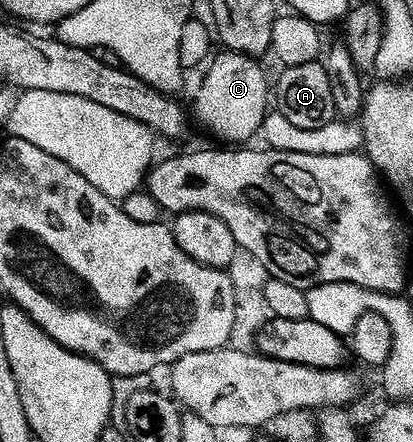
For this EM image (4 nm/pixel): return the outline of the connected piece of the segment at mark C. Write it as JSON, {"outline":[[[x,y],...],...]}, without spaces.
{"outline":[[[216,52],[206,66],[207,74],[195,93],[193,117],[215,137],[228,137],[231,143],[247,143],[255,132],[262,130],[263,119],[269,112],[269,81],[267,85],[267,77],[256,58],[246,53],[222,52]]]}

